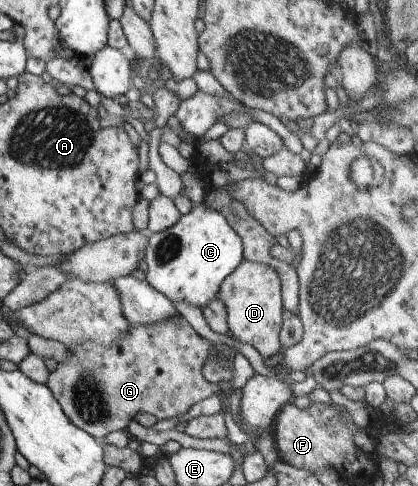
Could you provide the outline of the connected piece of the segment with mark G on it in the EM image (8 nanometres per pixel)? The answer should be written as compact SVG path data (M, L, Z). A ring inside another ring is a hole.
M181 317L179 320L172 318L171 320L166 320L165 322L158 324L130 325L126 335L121 340L118 340L118 343L115 346L102 346L98 343L86 341L79 346L69 348L68 350L70 351L70 355L68 358L58 362L57 368L48 375L47 381L44 384L49 388L49 391L57 400L57 403L60 405L61 411L64 412L65 417L75 427L78 427L81 431L88 433L91 437L94 437L98 442L100 442L108 433L127 430L126 427L129 420L133 419L137 412L148 413L155 417L156 420L168 420L169 418L175 418L176 416L185 414L188 409L195 406L198 401L201 401L202 399L205 399L205 397L209 397L217 392L220 388L220 384L207 382L201 374L201 367L203 367L203 363L205 363L209 357L208 353L210 351L210 347L211 344L207 340L195 334L195 331L191 326L189 326L184 319L181 319Z

